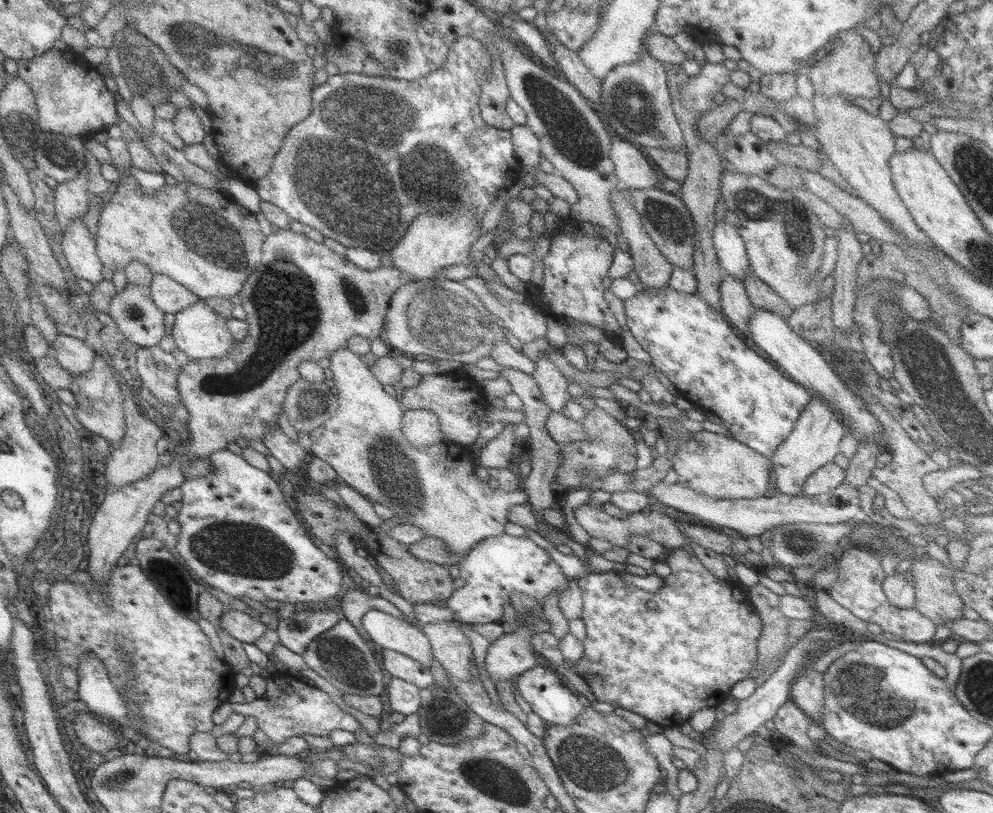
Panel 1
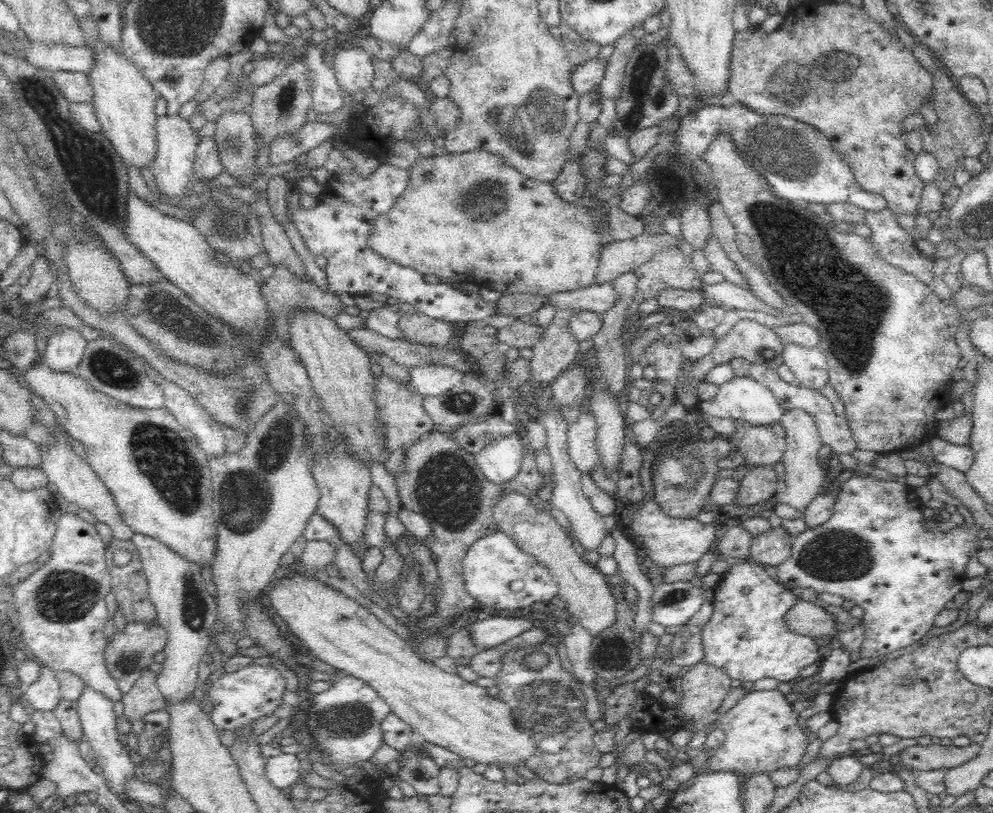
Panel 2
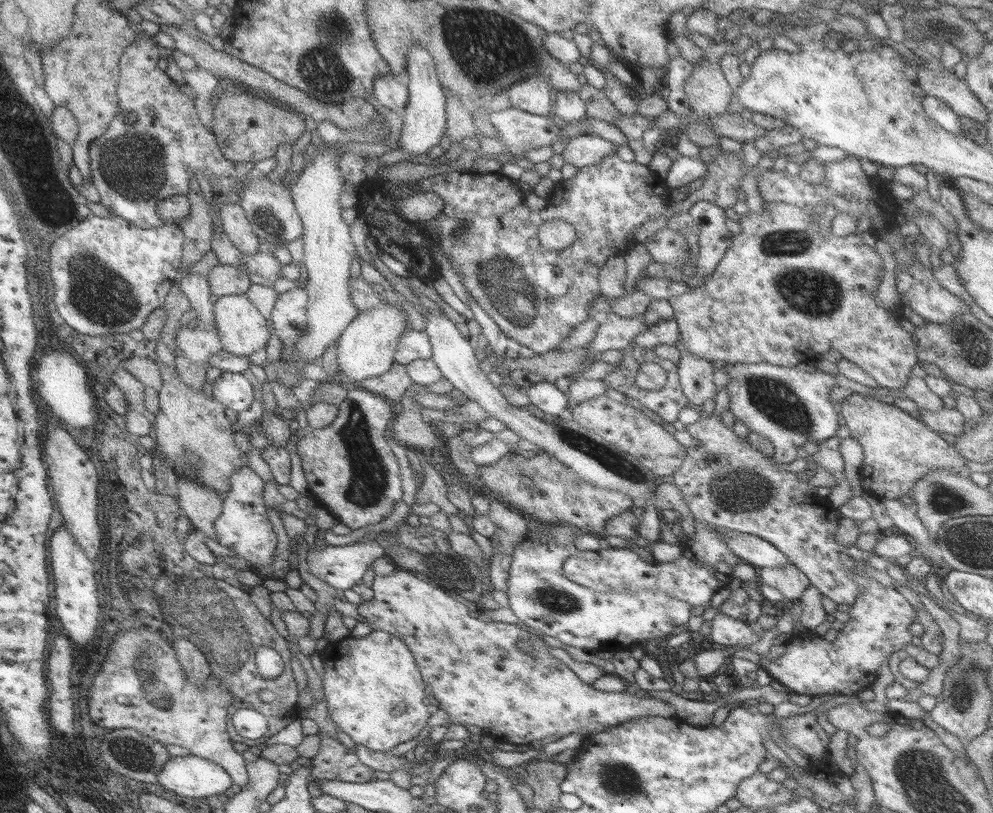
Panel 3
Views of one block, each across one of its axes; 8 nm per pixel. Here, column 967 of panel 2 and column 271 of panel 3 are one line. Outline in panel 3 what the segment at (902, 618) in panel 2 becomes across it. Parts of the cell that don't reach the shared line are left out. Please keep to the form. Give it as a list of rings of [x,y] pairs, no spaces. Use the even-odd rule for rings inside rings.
[[[240,467],[230,477],[230,491],[222,498],[222,512],[214,521],[218,544],[232,550],[232,556],[246,560],[250,566],[268,566],[274,562],[277,538],[263,501],[265,482],[250,467]]]

